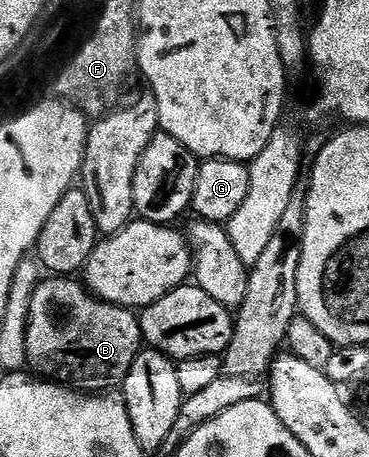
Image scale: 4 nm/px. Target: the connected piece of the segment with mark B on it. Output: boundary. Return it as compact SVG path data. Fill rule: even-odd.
M46 276L32 292L28 308L29 369L35 375L79 392L110 392L121 387L132 360L144 348L139 315L95 298L70 276Z

